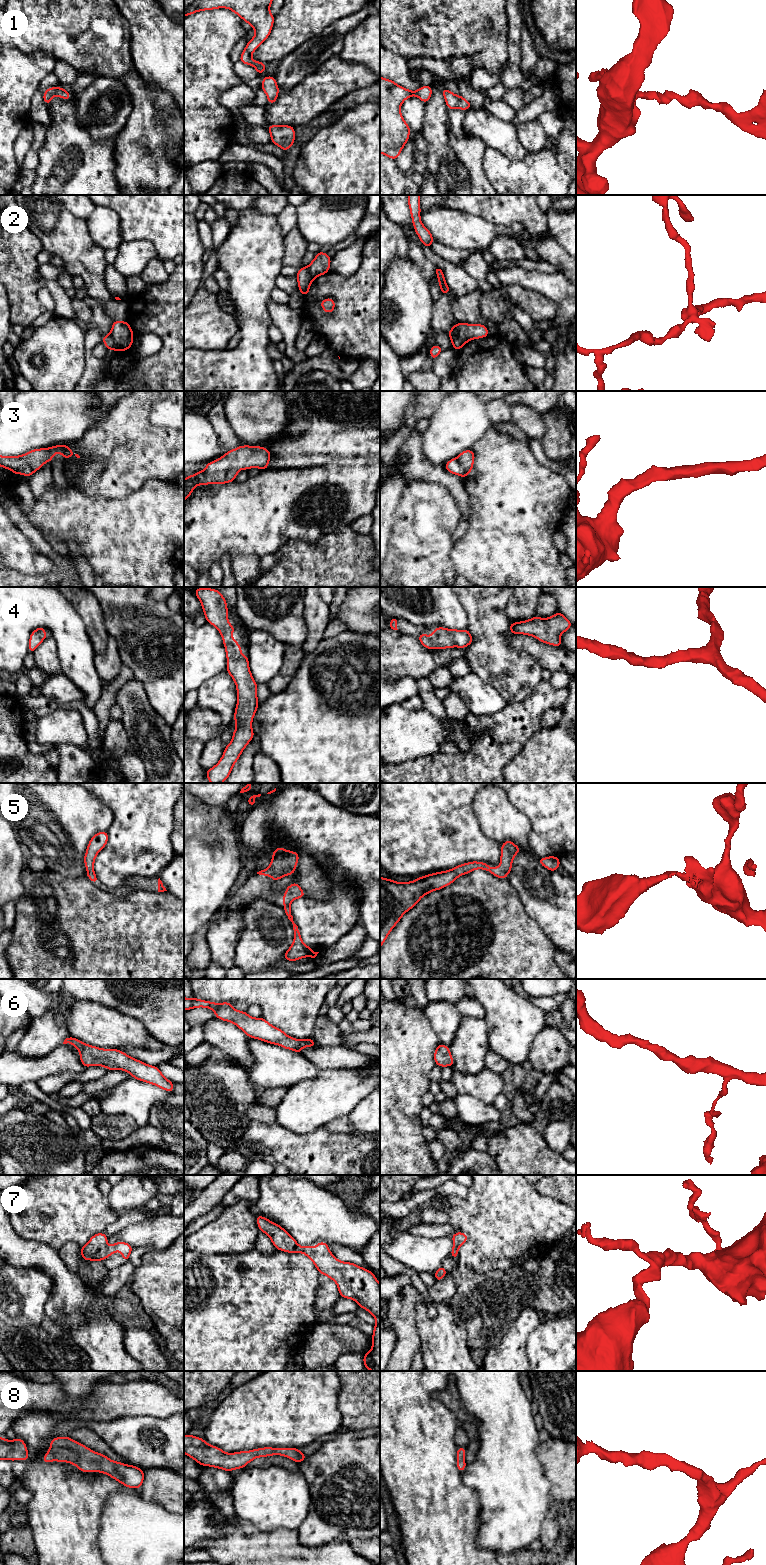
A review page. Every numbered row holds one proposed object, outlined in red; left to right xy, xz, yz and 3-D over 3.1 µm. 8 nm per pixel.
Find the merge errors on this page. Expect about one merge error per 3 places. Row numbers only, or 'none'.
2

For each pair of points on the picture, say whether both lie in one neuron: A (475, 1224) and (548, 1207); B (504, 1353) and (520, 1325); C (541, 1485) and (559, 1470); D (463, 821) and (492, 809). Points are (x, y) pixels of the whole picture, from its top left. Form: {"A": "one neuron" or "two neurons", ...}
{"A": "one neuron", "B": "one neuron", "C": "two neurons", "D": "two neurons"}

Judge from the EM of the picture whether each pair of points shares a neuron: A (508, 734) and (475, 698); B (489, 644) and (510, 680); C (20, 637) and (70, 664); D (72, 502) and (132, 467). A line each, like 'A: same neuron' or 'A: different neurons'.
A: different neurons
B: same neuron
C: same neuron
D: different neurons

